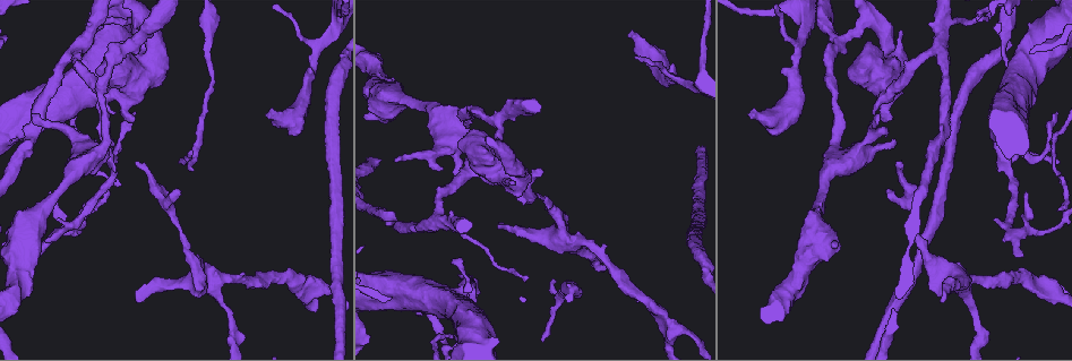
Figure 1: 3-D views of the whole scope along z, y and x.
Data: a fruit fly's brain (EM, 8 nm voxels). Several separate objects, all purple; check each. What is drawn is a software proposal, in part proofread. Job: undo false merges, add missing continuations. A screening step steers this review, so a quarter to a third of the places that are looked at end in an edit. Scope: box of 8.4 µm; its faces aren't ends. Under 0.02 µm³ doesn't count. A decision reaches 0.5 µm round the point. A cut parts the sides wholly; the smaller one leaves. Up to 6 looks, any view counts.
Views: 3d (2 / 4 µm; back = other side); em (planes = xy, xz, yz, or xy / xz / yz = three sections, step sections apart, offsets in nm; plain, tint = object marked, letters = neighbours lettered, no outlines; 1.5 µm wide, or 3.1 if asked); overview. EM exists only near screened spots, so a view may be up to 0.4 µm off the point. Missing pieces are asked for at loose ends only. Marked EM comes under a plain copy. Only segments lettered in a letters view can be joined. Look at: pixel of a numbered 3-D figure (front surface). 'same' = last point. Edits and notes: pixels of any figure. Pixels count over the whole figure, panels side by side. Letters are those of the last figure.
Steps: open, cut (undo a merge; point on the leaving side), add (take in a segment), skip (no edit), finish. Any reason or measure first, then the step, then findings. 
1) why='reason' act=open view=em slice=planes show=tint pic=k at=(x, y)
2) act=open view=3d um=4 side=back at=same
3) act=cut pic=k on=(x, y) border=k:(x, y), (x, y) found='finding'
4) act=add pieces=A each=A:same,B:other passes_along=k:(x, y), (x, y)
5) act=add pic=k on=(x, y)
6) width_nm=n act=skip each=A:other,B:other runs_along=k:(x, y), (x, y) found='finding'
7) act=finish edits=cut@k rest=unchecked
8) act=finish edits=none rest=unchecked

why='an open end' act=open view=em slice=planes show=letters pic=1 at=(629, 35)

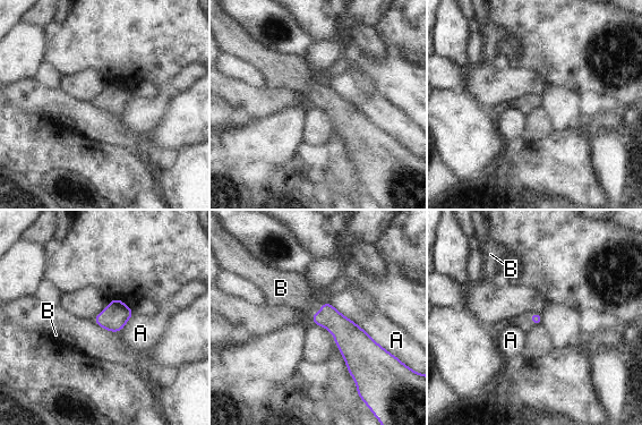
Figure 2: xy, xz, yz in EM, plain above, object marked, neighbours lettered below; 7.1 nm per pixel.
act=add pieces=B each=A:other,B:same passes_along=2:(347, 333), (319, 311), (292, 289) found='it goes on there'

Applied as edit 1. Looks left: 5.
why='redraw' act=open view=overview

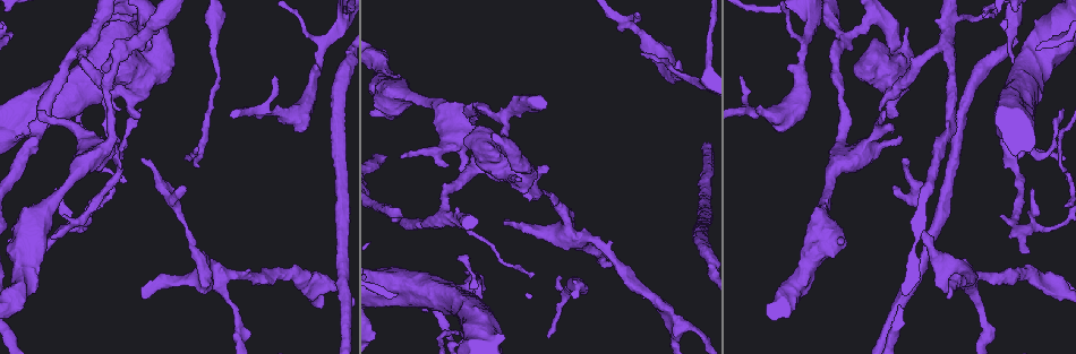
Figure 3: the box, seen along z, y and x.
why='sharp bend' act=open view=em slice=planes show=letters pic=3 at=(507, 143)

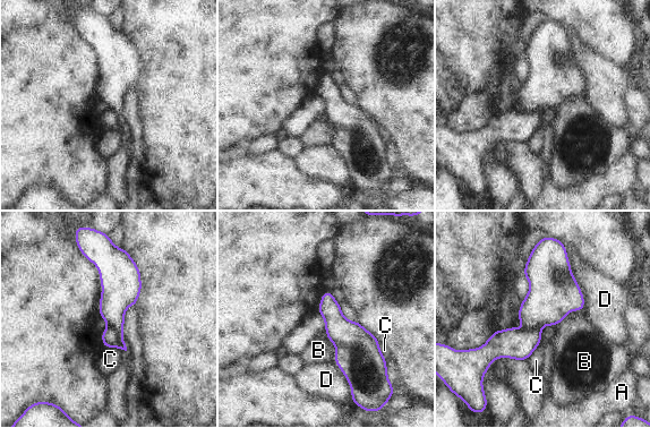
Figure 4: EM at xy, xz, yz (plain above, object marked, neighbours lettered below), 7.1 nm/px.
width_nm=280 act=cut pic=4 on=(550, 298) each=A:other,B:other,C:other,D:other border=4:(540, 327), (527, 328) found='a second neuron is stuck on'

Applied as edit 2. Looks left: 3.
why='branch stops here' act=open view=3d um=4 pic=3 at=(1024, 251)

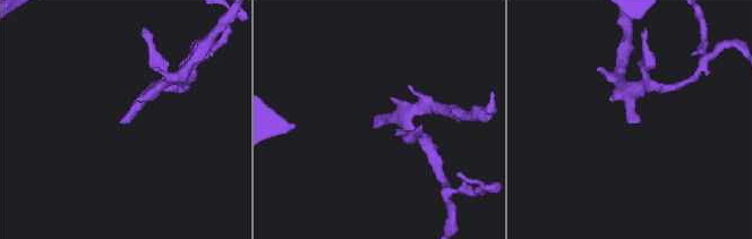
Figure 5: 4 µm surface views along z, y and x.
why='now the EM' act=open view=em slice=planes show=letters pic=5 at=(375, 123)

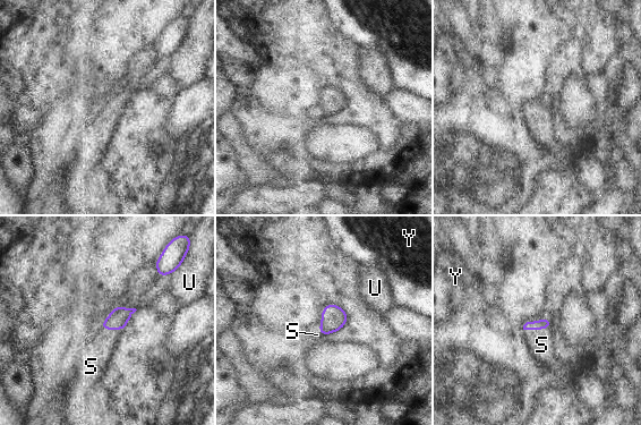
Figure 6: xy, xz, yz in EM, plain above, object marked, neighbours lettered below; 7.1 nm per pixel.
act=add pieces=S each=S:same,U:other,Y:other found='it goes on there'

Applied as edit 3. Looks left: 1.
act=finish edits=add@2,cut@4,add@6 rest=unchecked

